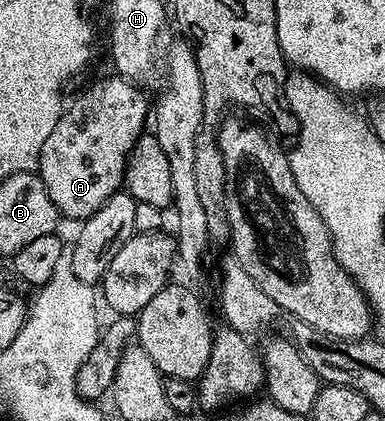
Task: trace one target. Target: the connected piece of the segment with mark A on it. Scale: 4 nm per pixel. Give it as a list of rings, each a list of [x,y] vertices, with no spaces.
[[[112,74],[101,84],[90,85],[69,108],[67,105],[60,113],[58,126],[50,130],[50,138],[46,138],[42,146],[38,173],[61,217],[69,216],[75,222],[83,222],[94,214],[94,210],[98,210],[98,206],[102,206],[102,202],[106,202],[106,198],[121,191],[128,155],[138,138],[145,135],[144,123],[150,120],[150,102],[148,106],[147,100],[135,88],[133,81]]]

